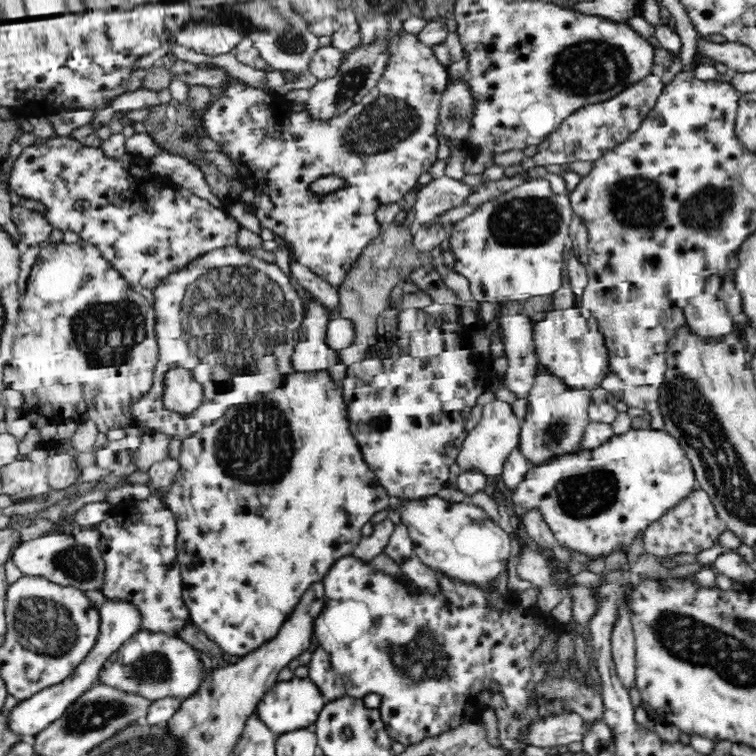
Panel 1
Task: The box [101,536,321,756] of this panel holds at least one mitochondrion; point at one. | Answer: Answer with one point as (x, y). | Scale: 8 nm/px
(152, 668)

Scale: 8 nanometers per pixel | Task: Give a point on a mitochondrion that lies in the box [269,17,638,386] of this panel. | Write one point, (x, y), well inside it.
(591, 68)

